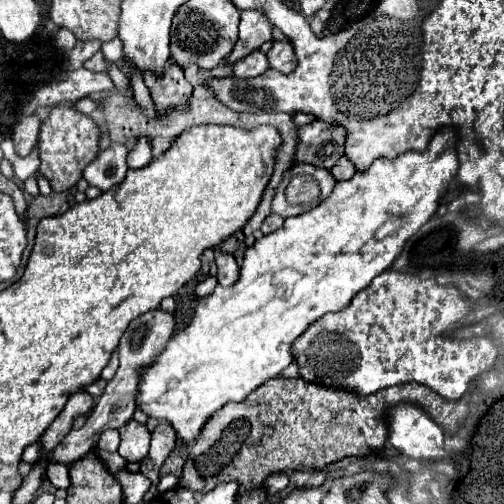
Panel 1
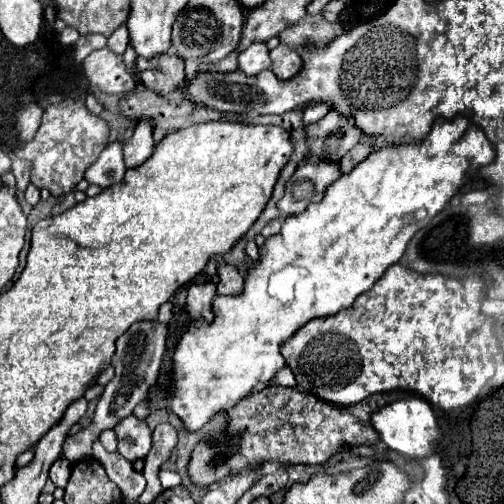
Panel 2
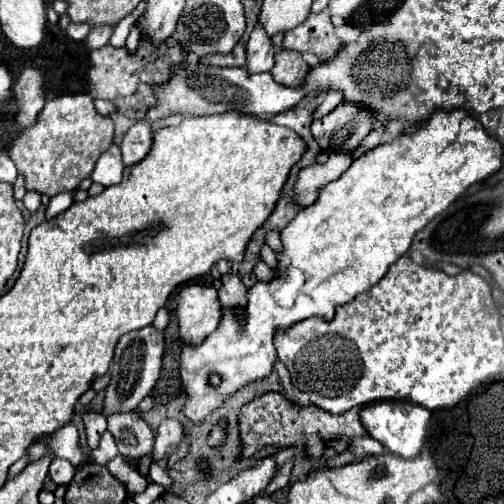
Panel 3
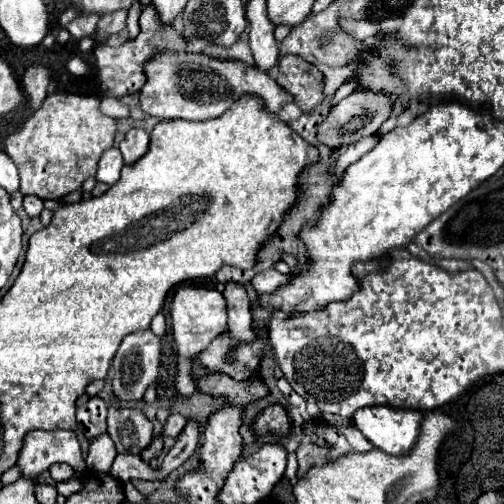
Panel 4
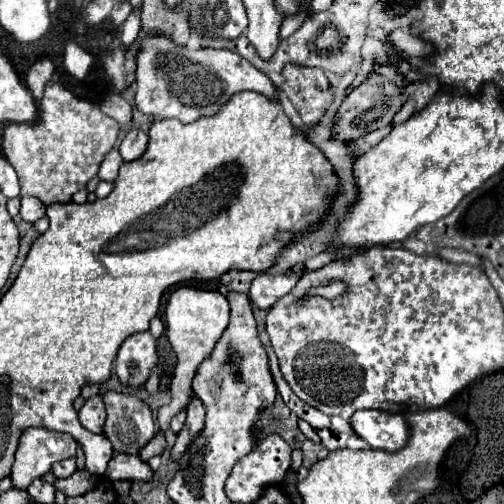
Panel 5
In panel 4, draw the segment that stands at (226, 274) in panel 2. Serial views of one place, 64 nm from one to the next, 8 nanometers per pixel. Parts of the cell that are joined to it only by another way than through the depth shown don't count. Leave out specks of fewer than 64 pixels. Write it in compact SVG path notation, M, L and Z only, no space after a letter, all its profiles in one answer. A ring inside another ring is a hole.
M226 282L224 298L228 302L228 332L234 340L252 342L252 314L250 314L250 300L246 288L236 282Z

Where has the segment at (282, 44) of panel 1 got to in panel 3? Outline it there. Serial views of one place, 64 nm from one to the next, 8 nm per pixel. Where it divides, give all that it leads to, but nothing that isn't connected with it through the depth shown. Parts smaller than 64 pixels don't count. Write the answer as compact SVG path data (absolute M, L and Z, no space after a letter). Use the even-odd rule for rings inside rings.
M278 50L274 56L276 64L272 68L272 76L276 82L284 84L284 86L300 86L304 82L304 76L310 70L310 64L302 58L300 52L292 52L292 50Z

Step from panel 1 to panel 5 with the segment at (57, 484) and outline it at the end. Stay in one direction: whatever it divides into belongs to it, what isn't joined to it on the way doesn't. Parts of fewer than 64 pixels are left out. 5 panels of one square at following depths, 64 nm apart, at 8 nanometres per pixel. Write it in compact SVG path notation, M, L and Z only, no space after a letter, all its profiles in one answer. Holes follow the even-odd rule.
M74 458L64 460L64 462L56 462L56 464L52 466L52 474L54 474L56 478L68 478L68 476L72 476L74 472L76 472L76 460L74 460Z

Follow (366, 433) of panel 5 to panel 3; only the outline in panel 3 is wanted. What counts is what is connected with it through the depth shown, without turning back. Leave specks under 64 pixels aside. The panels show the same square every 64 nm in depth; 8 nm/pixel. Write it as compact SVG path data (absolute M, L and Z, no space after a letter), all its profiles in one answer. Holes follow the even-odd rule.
M374 404L364 408L360 418L372 438L386 446L388 452L402 458L416 458L432 432L432 412L428 412L428 408L420 408L420 404Z

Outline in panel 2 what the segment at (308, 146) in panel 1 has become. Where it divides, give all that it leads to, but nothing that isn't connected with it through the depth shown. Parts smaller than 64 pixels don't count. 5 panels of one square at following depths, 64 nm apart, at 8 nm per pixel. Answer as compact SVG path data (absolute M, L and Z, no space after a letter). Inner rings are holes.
M328 112L322 120L306 126L306 138L310 142L308 158L318 158L326 162L338 162L356 142L362 138L362 132L338 112Z

